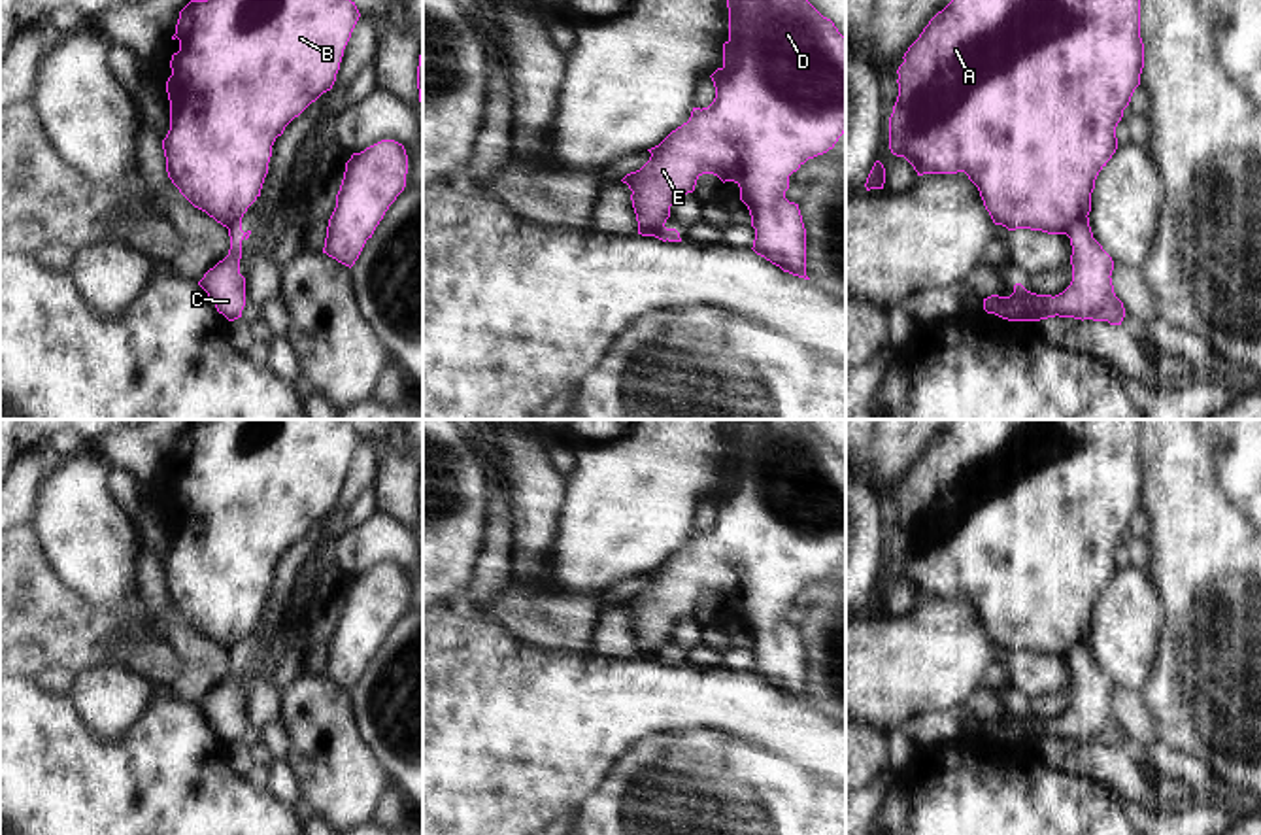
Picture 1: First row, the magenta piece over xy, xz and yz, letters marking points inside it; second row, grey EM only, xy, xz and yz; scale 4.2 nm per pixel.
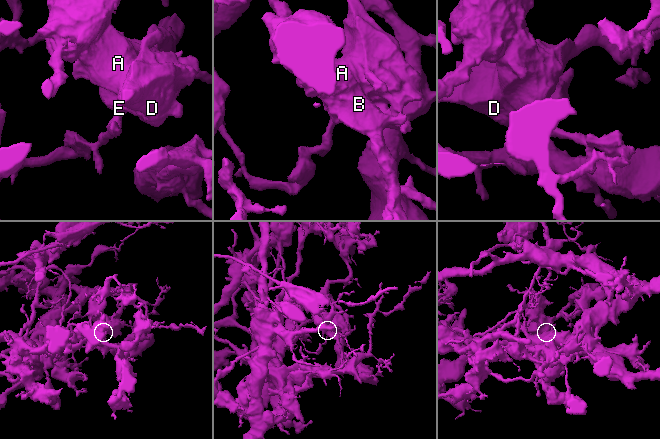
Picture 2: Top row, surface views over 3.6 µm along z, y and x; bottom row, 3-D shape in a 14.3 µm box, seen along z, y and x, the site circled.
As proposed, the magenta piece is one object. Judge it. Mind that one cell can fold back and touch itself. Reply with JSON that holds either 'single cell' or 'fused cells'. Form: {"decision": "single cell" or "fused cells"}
{"decision": "fused cells"}

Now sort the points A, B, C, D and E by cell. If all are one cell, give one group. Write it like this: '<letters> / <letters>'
A B D E / C

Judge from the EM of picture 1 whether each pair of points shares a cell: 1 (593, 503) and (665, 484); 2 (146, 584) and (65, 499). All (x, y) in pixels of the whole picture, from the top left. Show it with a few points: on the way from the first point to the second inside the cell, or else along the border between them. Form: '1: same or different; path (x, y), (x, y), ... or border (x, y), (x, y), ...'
1: same; path (610, 503), (627, 503), (648, 484)
2: different; border (140, 558), (134, 592)

